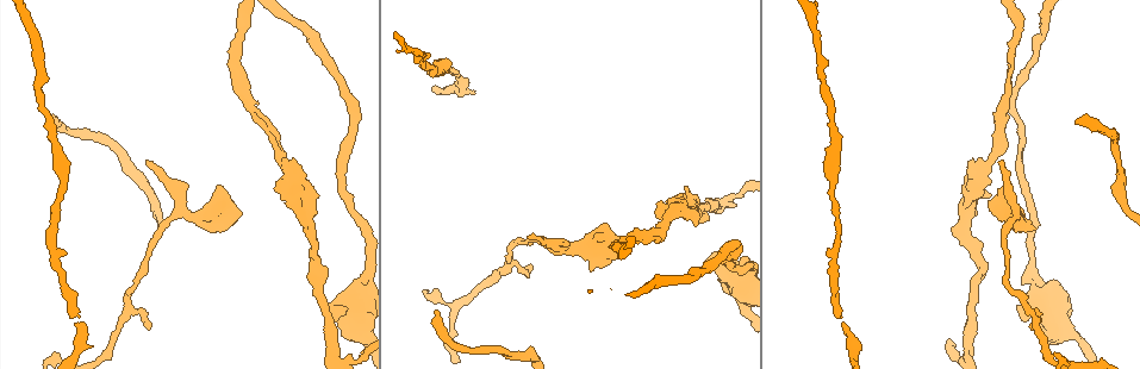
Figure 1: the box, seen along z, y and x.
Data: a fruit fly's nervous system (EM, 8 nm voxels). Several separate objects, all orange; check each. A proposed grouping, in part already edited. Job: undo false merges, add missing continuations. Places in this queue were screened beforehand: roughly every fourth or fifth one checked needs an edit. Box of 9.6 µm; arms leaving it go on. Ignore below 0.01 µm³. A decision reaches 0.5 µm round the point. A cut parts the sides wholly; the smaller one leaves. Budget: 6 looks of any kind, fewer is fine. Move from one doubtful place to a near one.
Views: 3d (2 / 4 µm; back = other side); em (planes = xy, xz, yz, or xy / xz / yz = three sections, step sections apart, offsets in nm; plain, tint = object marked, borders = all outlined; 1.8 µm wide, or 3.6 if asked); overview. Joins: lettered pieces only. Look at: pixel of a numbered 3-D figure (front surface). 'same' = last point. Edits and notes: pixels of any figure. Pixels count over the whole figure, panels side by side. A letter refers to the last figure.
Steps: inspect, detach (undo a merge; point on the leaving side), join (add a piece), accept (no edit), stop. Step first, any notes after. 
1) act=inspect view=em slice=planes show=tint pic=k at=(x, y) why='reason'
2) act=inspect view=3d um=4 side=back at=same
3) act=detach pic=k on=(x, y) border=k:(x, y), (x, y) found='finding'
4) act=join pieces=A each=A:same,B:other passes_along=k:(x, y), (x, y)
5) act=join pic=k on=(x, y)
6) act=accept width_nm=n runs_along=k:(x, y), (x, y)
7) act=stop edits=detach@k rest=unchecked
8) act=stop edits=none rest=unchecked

act=inspect view=3d um=4 pic=1 at=(531, 234) why='free end'

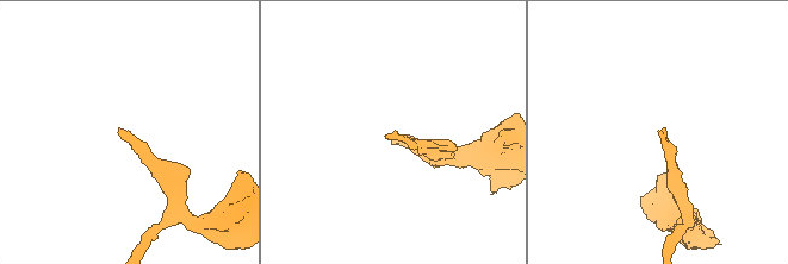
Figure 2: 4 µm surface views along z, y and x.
act=inspect view=em slice=planes show=plain pic=2 at=(119, 130) why='now the EM'

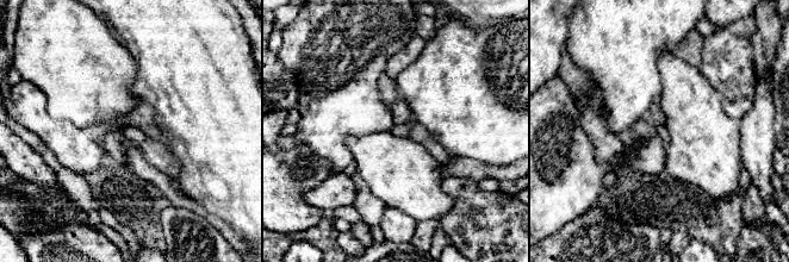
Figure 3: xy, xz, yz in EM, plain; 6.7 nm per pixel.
act=inspect view=em slice=planes show=borders at=same

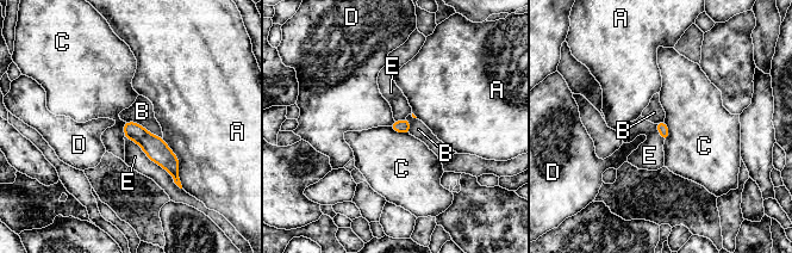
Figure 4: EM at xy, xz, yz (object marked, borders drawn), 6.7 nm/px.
act=accept each=A:other,B:other,C:other,D:other,E:other border=4:(663, 121), (668, 130), (665, 142) found='none of them fits'

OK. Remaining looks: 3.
act=inspect view=em slice=yz step=16 show=tint pic=1 at=(242, 214)

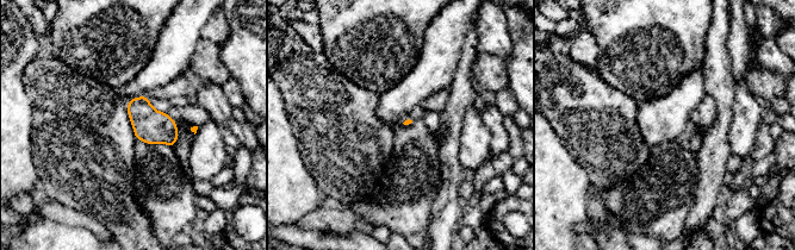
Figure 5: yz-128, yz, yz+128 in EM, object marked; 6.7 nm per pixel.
act=inspect view=em slice=xz step=8 show=borders at=same why='cut it another way'

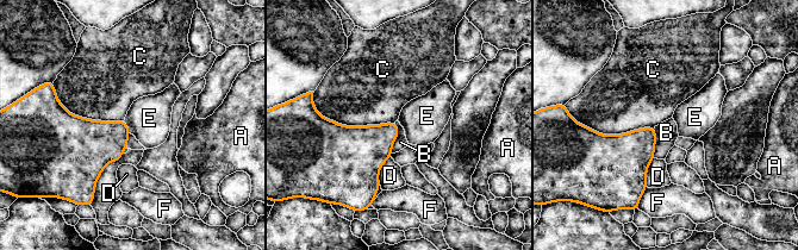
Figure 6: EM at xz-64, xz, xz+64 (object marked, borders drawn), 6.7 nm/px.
act=accept each=A:other,B:other,C:other,D:other,E:other,F:other border=6:(396, 123), (398, 137), (392, 152) found='none of them fits'

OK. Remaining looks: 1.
act=stop edits=none rest=unchecked

